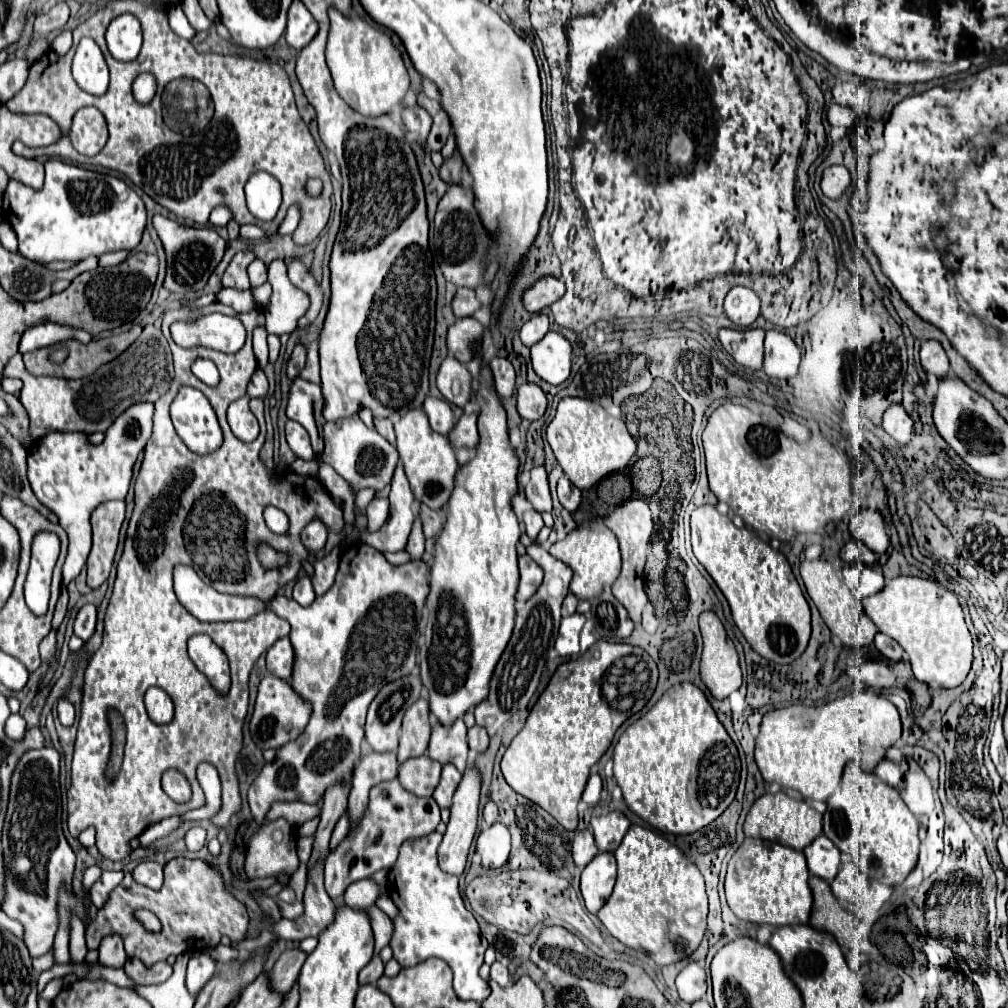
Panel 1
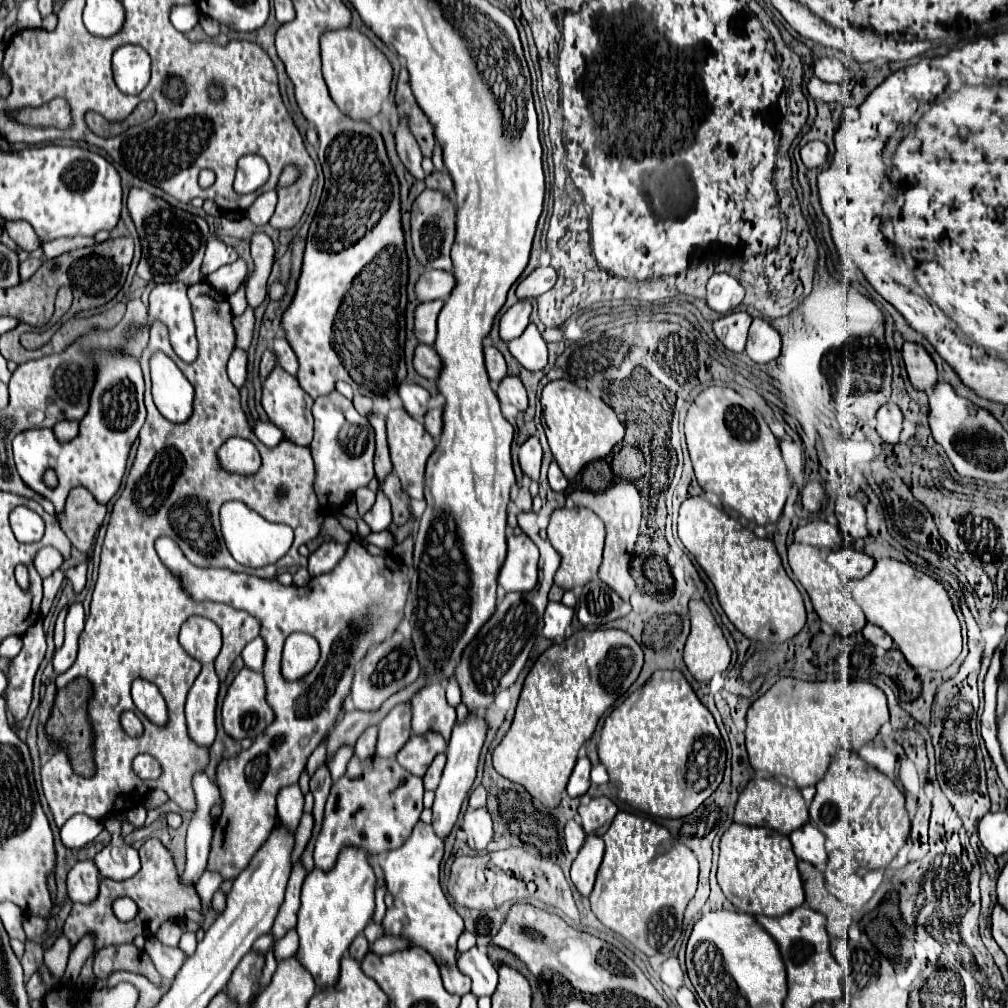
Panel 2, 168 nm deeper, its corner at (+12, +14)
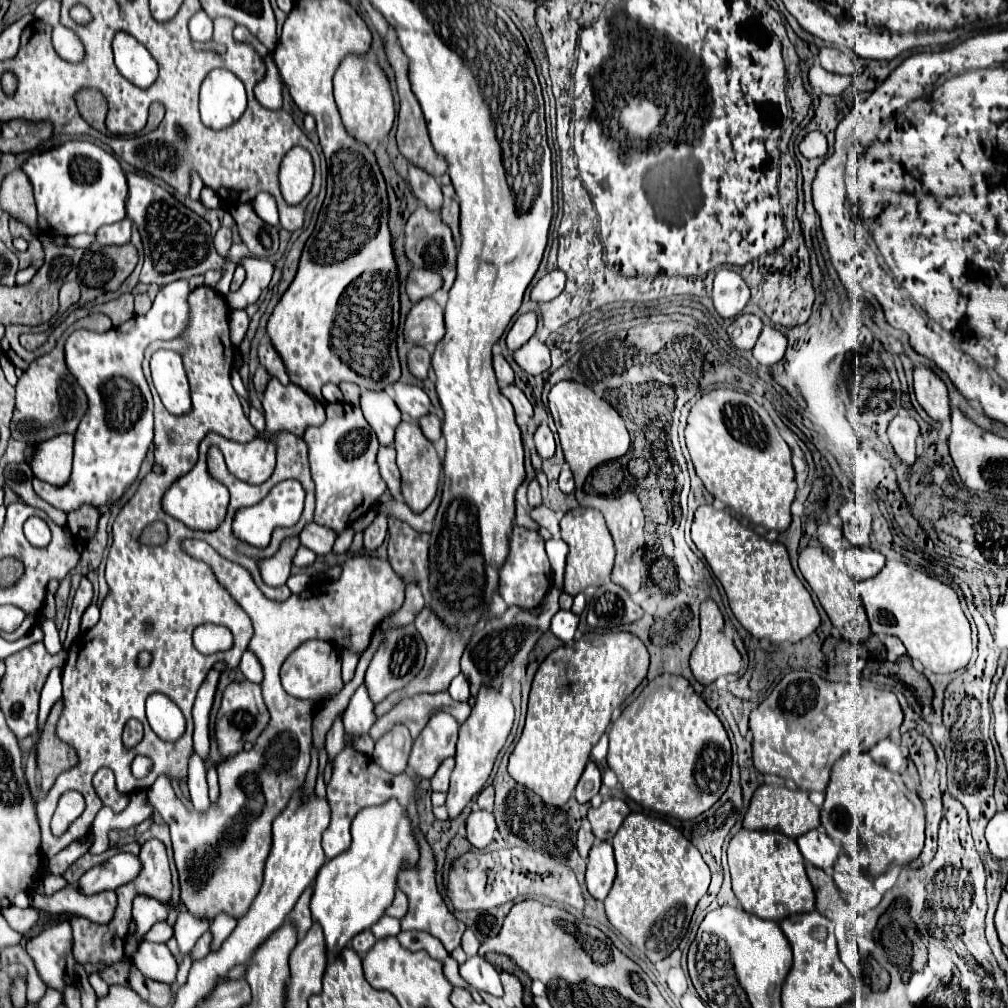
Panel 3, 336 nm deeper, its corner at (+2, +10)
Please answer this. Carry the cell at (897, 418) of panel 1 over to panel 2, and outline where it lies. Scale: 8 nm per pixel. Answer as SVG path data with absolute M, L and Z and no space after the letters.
M889 402L889 404L879 408L879 412L877 412L877 432L885 442L889 442L889 444L899 442L901 422L903 422L903 414L901 414L897 404Z

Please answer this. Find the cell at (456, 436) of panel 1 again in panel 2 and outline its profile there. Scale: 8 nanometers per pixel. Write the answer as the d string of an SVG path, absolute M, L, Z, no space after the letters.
M433 408L425 414L425 430L433 436L433 440L439 440L439 432L441 432L441 414L443 408Z

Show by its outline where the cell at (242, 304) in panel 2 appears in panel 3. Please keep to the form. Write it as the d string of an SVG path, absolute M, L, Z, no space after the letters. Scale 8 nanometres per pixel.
M243 258L241 266L247 270L247 278L237 292L227 294L227 302L233 310L245 310L247 306L255 304L261 292L269 286L273 276L273 264L263 258Z

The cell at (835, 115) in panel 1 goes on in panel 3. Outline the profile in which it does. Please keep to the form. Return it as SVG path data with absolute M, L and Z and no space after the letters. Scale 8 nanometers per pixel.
M815 62L809 70L809 82L811 82L813 92L817 92L817 94L837 96L851 86L851 76L841 76L841 74L827 72L819 66L819 62Z

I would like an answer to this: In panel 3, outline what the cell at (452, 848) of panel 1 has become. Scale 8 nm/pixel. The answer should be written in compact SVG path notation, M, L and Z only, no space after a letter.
M481 688L477 698L475 698L475 706L471 710L471 716L459 726L459 740L456 744L455 754L455 770L451 774L451 786L447 792L447 812L449 812L449 820L455 820L463 808L473 800L473 796L477 796L491 770L495 764L495 758L499 754L499 750L505 746L507 734L511 732L513 726L513 704L511 698L503 692L497 692L493 688Z

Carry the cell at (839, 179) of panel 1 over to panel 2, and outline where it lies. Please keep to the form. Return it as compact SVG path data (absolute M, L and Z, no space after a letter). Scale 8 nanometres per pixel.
M813 140L813 142L807 142L803 148L801 148L801 160L807 168L821 168L825 166L827 162L827 146L819 140Z

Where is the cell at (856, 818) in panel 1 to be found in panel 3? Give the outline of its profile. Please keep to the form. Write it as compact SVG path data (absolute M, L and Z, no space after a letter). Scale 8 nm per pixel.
M847 752L831 770L831 782L821 806L821 826L831 840L843 844L867 874L877 878L891 866L903 866L921 854L925 810L919 796L907 790L899 774L875 764L867 752Z

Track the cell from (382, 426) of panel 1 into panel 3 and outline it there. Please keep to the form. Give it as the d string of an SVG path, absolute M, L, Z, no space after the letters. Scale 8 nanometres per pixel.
M341 382L339 388L341 388L341 392L343 392L343 396L345 396L345 400L347 400L349 404L359 406L359 386L349 384L349 382Z

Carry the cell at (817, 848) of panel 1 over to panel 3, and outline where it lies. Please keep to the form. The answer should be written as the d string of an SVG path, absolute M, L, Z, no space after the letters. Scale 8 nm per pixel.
M817 828L799 836L797 844L799 844L803 858L825 872L833 868L833 864L837 862L841 854L841 844L833 842L823 830L817 830Z

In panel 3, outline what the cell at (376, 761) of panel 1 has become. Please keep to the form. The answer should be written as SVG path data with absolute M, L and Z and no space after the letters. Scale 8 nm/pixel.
M435 692L435 694L417 694L413 698L401 700L391 712L381 716L369 730L373 742L377 742L385 732L389 732L397 724L405 724L413 738L417 738L429 722L429 718L437 712L449 712L459 724L463 724L471 712L467 702L457 702L449 696L449 692Z

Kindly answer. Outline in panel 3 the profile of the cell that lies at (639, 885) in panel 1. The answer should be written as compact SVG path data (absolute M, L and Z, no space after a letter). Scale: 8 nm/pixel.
M633 812L625 818L625 824L621 824L621 828L617 830L617 836L613 838L613 850L617 860L617 876L609 896L605 898L607 918L611 926L619 930L651 962L659 962L667 958L685 936L693 910L709 888L709 880L711 880L709 866L705 864L697 848L689 844L689 840L681 836L677 828L641 812Z

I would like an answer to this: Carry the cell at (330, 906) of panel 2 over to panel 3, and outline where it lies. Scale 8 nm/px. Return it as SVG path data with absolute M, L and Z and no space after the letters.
M397 800L359 812L351 824L351 838L349 850L321 866L311 896L313 922L323 928L329 960L339 956L353 936L379 922L385 908L393 902L401 864L405 860L415 864L419 858L411 818Z

